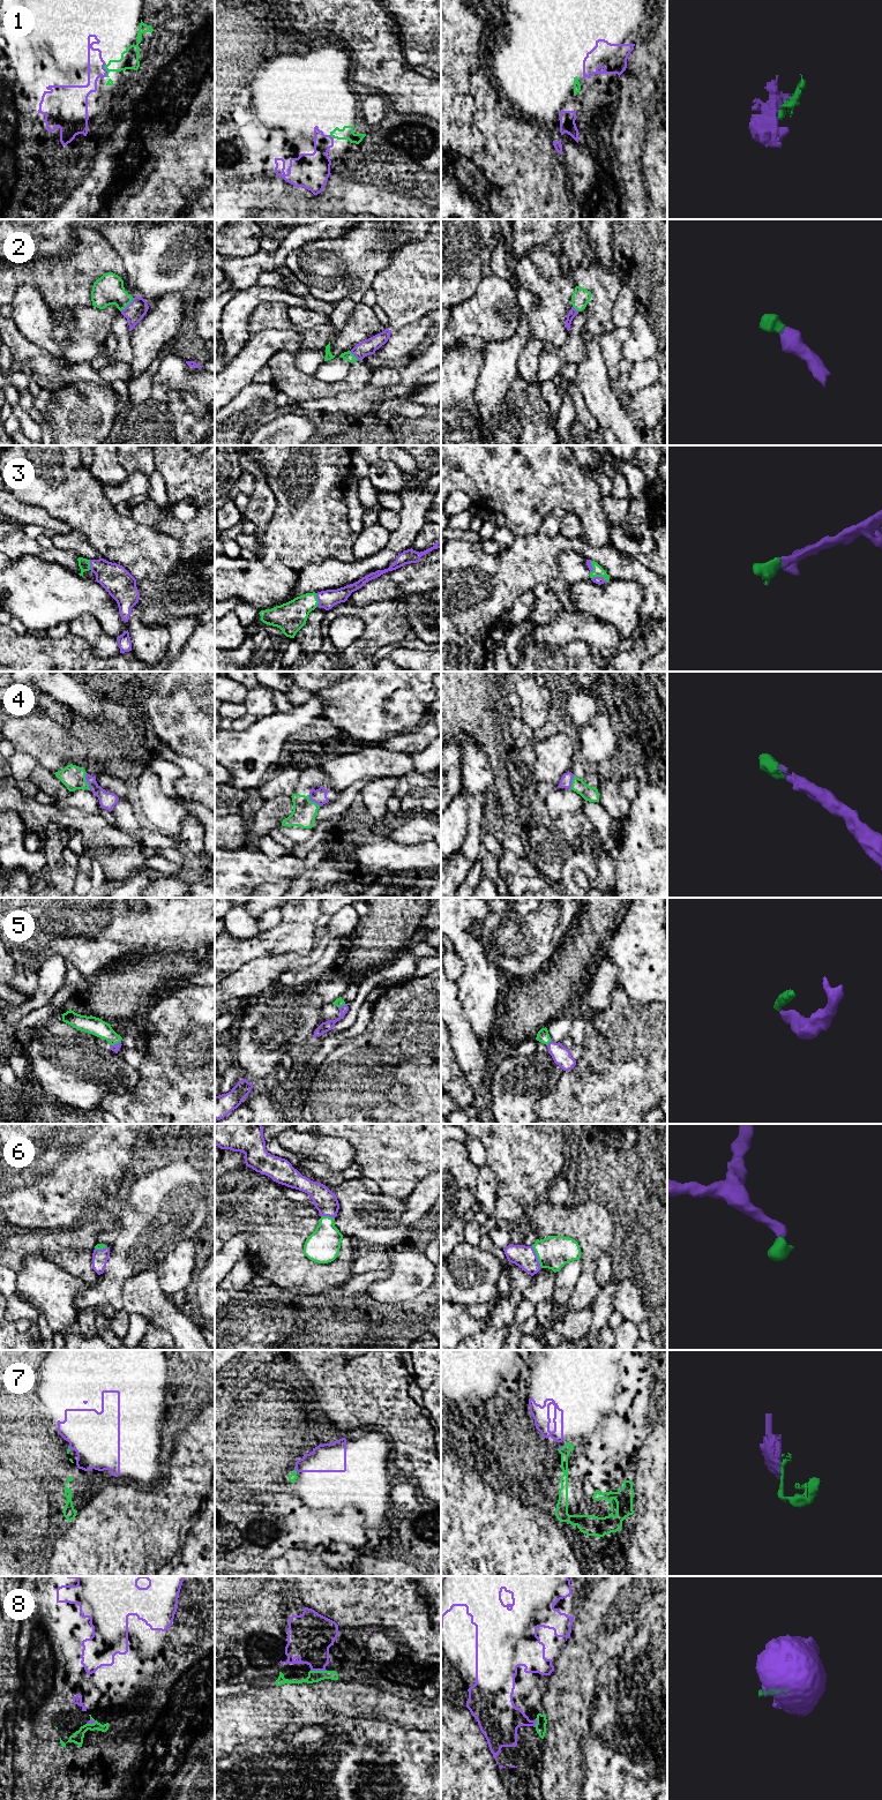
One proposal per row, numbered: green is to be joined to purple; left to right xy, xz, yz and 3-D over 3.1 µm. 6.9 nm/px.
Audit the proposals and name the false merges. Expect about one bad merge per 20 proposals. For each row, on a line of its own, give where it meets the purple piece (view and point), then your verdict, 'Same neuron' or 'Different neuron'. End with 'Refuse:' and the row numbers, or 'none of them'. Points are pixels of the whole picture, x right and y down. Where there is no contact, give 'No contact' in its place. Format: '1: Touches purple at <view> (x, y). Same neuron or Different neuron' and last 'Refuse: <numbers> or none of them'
1: Touches purple at xy (106, 70). Same neuron
2: Touches purple at xy (128, 305). Same neuron
3: Touches purple at yz (599, 577). Same neuron
4: Touches purple at xy (87, 781). Same neuron
5: Touches purple at xz (343, 1005). Same neuron
6: Touches purple at yz (536, 1257). Same neuron
7: Touches purple at xz (296, 1470). Same neuron
8: Touches purple at xz (319, 1670). Same neuron
Refuse: none of them

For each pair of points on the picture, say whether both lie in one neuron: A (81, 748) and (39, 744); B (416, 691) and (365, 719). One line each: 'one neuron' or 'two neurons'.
A: one neuron
B: one neuron

